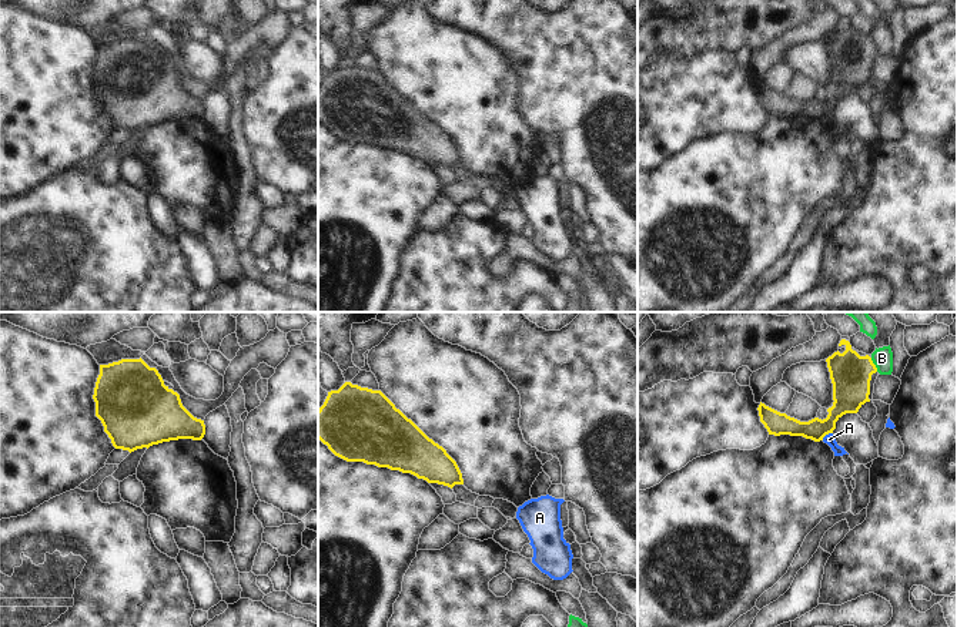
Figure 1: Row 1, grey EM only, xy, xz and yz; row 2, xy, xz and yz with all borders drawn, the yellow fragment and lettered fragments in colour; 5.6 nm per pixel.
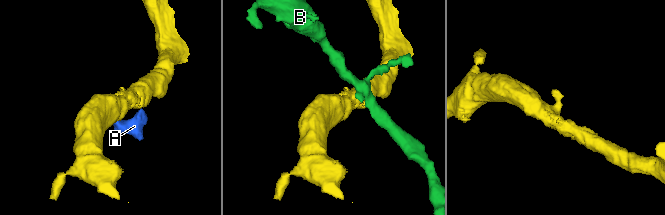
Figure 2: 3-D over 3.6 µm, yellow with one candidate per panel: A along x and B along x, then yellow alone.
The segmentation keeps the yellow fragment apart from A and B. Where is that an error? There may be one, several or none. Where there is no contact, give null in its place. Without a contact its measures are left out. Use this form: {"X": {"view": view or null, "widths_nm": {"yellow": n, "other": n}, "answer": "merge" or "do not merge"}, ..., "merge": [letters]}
{"A": {"view": "yz", "widths_nm": {"yellow": 170, "other": 60}, "answer": "do not merge"}, "B": {"view": "yz", "widths_nm": {"yellow": 240, "other": 110}, "answer": "do not merge"}, "merge": []}

